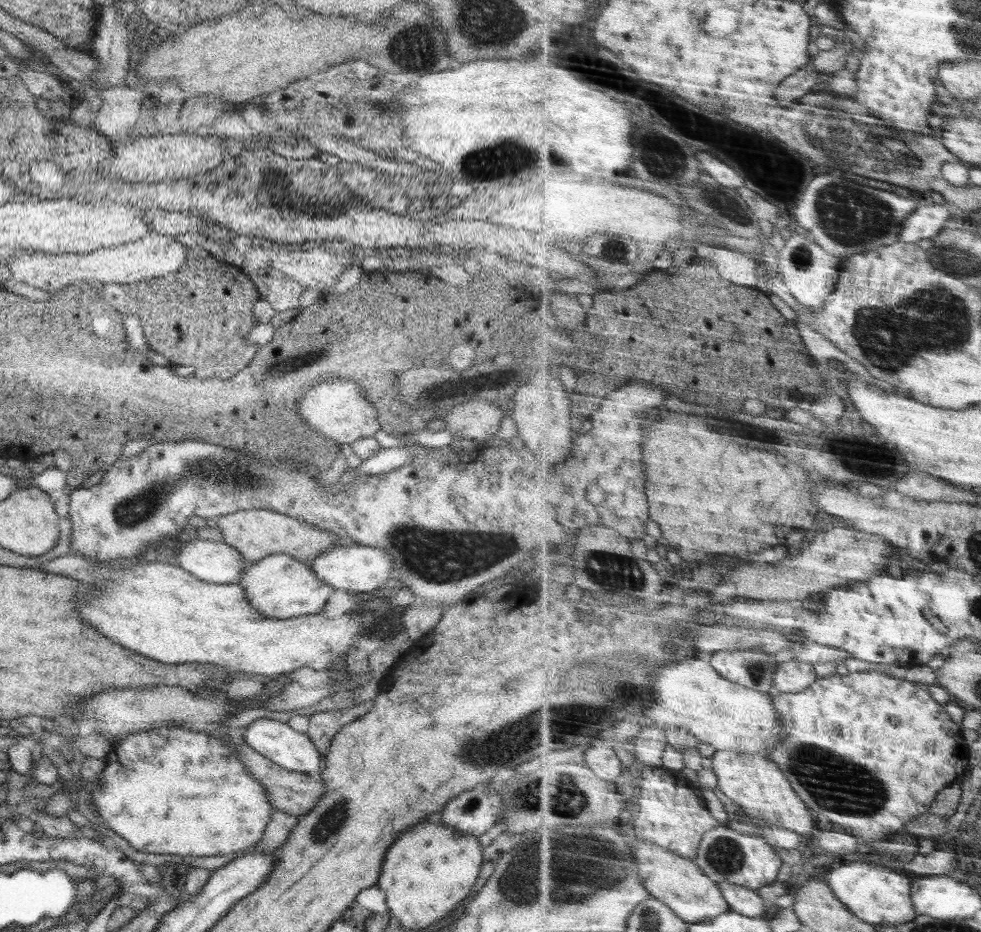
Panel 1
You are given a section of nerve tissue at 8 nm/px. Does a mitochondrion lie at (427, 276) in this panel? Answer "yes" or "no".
no

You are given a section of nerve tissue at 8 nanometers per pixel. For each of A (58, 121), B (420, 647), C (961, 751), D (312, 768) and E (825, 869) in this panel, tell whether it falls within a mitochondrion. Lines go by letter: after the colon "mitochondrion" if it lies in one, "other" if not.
A: other
B: other
C: other
D: other
E: other

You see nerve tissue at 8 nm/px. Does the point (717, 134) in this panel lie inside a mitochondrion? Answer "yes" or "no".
no

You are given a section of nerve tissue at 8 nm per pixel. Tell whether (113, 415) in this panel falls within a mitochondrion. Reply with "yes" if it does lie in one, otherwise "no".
no

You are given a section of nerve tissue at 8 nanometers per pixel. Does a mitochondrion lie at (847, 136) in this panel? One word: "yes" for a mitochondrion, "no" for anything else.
yes

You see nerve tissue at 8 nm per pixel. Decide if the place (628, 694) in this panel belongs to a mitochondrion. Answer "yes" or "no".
yes

